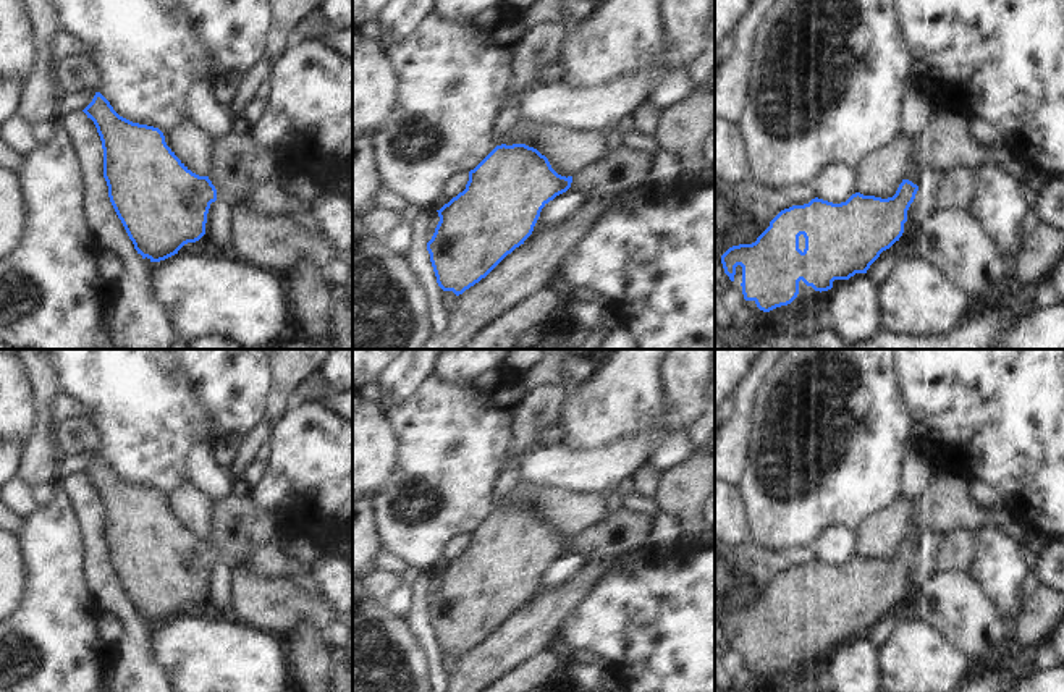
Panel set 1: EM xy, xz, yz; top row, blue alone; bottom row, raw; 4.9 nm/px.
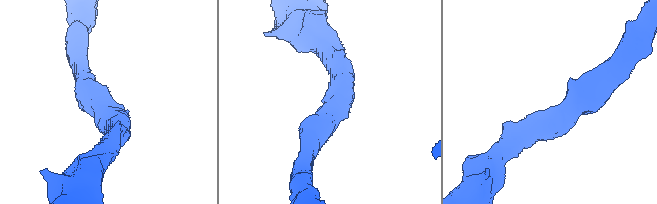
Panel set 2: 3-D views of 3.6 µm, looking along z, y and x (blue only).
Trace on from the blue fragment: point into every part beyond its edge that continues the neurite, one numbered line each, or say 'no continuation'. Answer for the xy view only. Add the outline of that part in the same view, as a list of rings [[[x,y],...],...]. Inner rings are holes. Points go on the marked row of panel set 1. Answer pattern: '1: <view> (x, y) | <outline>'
1: xy (238, 164) | [[[249,133],[213,139],[210,162],[207,176],[217,199],[228,204],[247,197],[255,188],[278,183],[286,170],[286,155],[259,146]]]

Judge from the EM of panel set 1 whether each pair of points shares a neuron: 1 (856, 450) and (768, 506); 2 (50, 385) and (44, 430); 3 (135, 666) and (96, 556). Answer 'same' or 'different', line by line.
1: same
2: same
3: same

